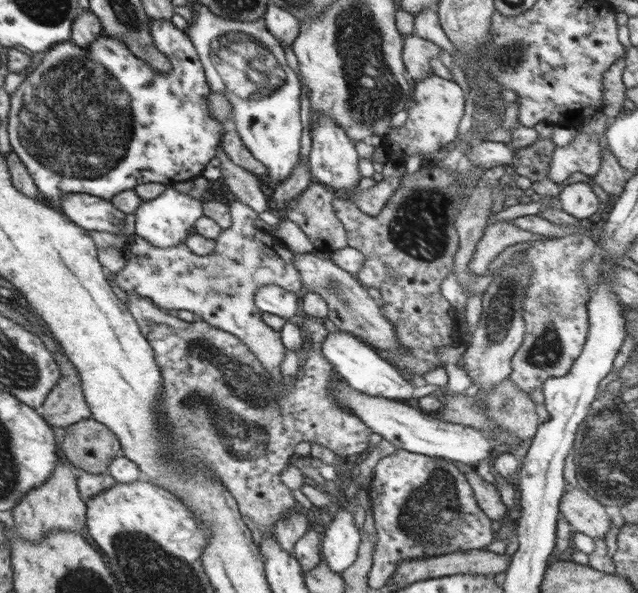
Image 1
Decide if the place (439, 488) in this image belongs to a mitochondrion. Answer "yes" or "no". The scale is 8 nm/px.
yes

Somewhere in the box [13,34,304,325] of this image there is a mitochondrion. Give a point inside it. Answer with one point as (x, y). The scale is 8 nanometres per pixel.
(75, 121)

